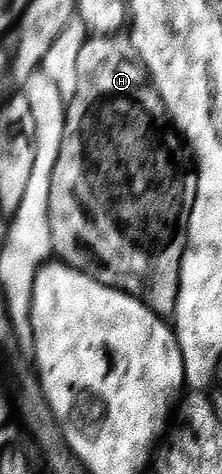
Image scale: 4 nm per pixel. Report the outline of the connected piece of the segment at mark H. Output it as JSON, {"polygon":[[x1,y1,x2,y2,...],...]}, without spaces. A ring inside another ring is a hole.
{"polygon":[[93,35,83,46,82,54,78,60,84,60,84,72,92,72,92,100,96,100,96,108,92,108,92,128,88,128,88,136,76,136,76,128,72,128,72,136,64,136,61,154,58,156,58,166,54,170,53,182,50,187,50,220,56,220,56,236,64,236,64,240,72,240,72,232,80,236,80,248,88,251,94,259,100,263,99,275,107,283,117,287,121,292,128,292,136,297,157,316,172,318,176,315,176,303,180,294,180,271,182,270,182,258,188,248,188,227,190,226,190,214,194,210,194,202,198,194,199,171,194,163,194,156,186,147,173,119,164,105,164,99,153,84,148,75,148,67,142,62,142,58,136,53,136,47,131,39,122,38,123,35,111,36],[68,212,80,212,72,224,68,224]]}

